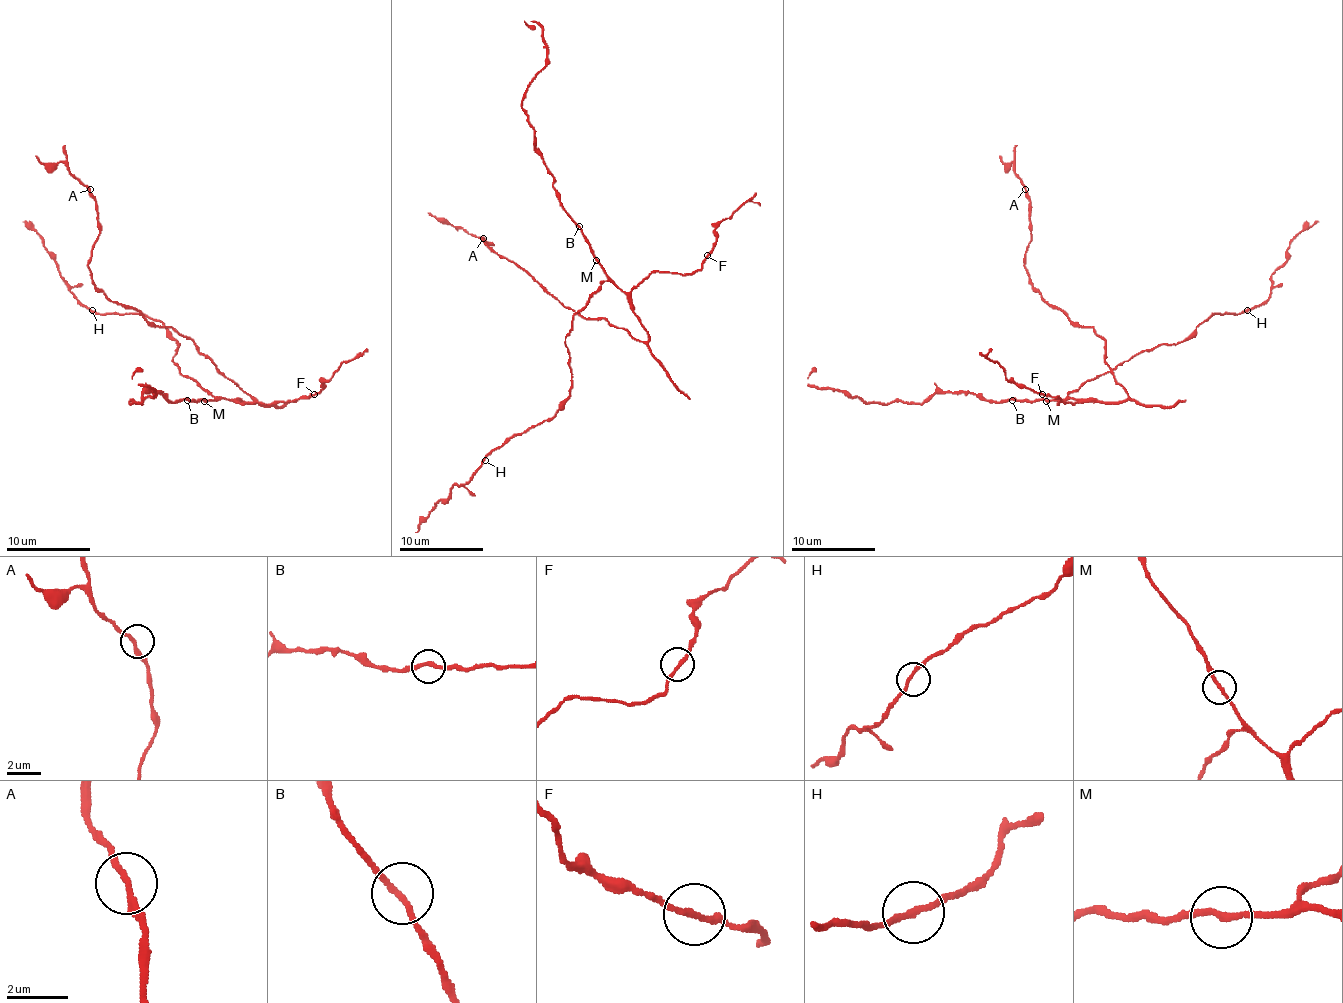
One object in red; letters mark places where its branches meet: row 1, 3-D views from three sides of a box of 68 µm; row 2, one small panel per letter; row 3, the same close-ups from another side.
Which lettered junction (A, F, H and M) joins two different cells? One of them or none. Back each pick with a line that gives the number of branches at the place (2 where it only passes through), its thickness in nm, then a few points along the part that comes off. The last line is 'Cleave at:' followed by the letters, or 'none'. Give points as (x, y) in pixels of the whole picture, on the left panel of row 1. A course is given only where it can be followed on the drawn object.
Cleave at: none

